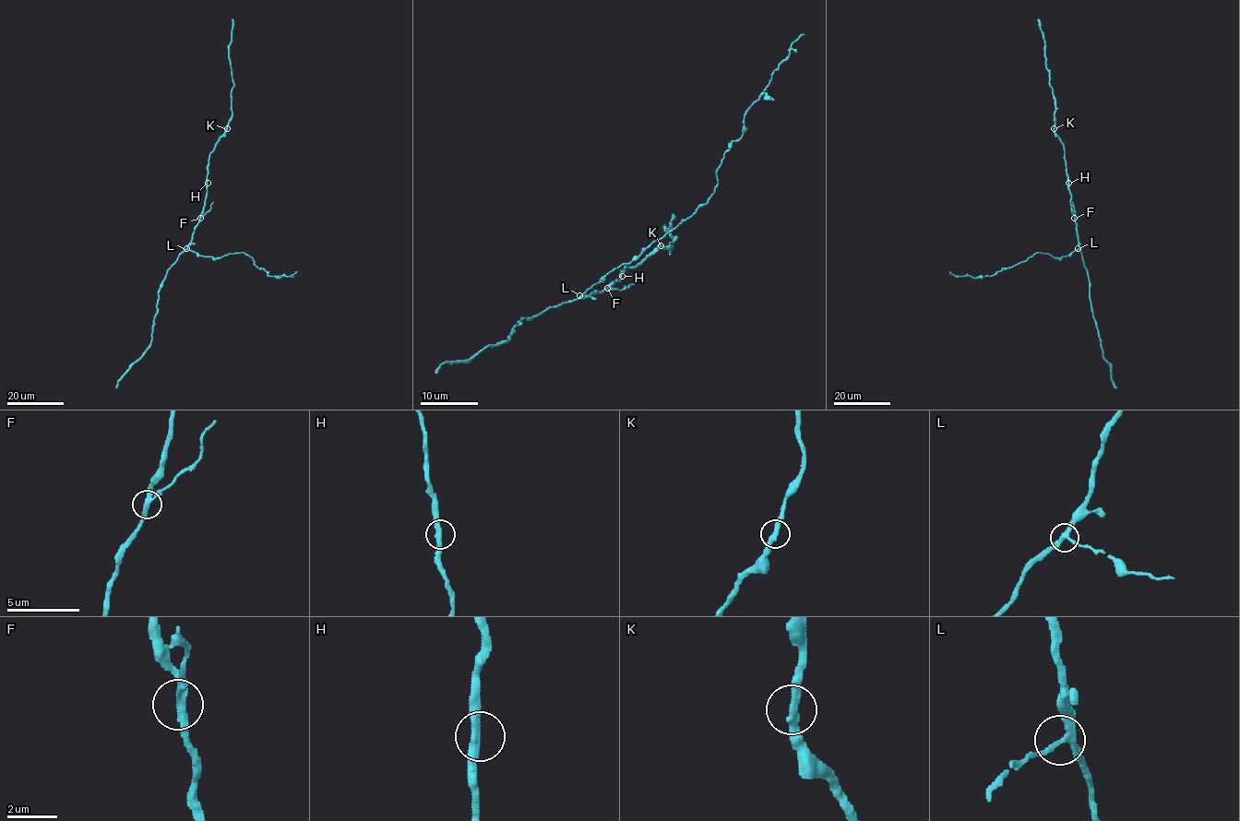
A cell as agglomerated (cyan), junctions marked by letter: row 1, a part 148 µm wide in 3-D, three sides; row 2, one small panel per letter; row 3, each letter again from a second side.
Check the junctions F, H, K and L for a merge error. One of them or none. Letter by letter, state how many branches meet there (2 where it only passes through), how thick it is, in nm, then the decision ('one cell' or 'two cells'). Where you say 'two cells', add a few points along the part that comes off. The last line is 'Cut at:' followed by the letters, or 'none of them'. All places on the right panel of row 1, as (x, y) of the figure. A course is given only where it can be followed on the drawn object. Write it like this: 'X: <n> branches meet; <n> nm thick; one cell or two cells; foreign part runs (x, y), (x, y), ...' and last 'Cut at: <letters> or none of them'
F: 3 branches meet; 280 nm thick; two cells; foreign part runs (1075, 218), (1072, 201)
H: 2 branches meet; 320 nm thick; one cell
K: 2 branches meet; 320 nm thick; one cell
L: 3 branches meet; 260 nm thick; one cell
Cut at: F

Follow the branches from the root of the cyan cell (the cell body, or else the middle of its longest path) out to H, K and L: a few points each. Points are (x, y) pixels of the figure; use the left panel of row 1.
H: (198, 221), (208, 183)
K: (198, 221), (207, 193), (209, 154), (227, 128)
L: (198, 221), (186, 248)

